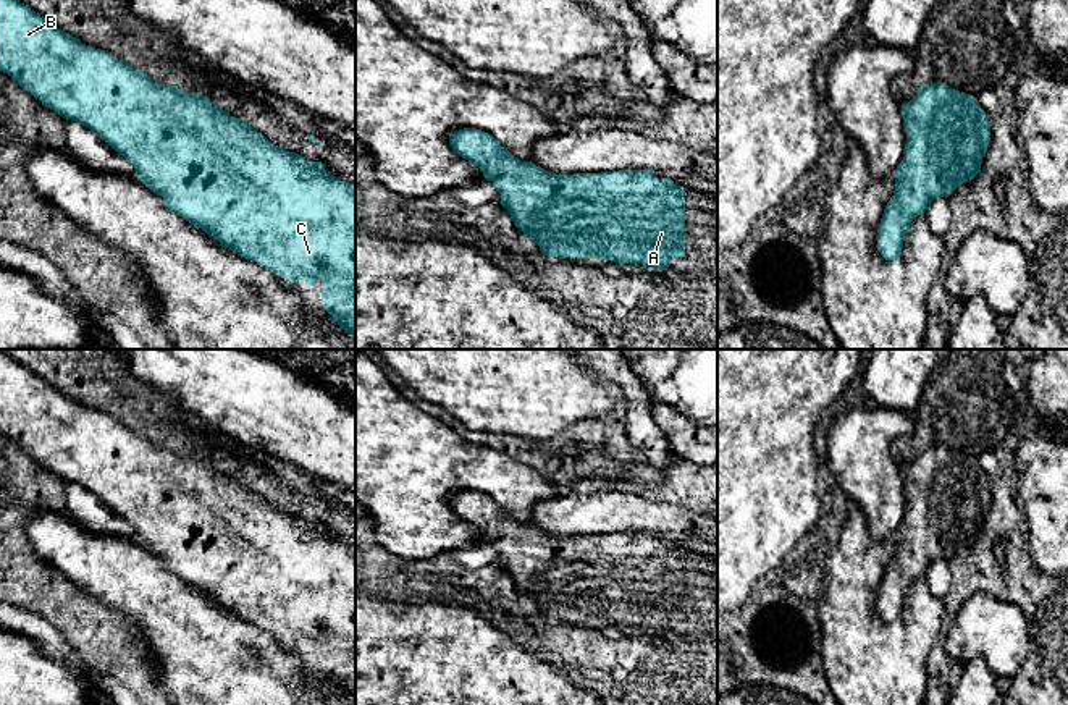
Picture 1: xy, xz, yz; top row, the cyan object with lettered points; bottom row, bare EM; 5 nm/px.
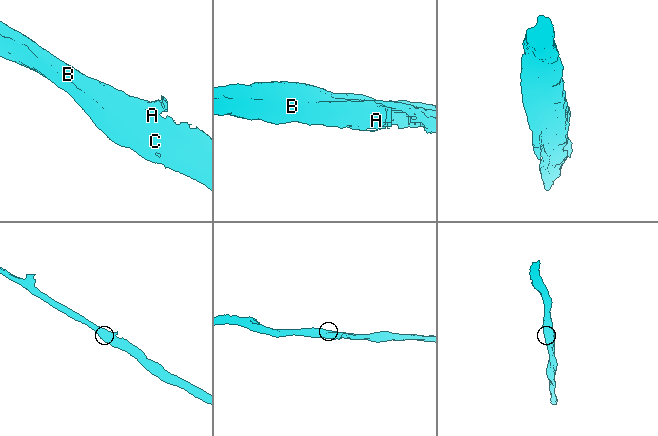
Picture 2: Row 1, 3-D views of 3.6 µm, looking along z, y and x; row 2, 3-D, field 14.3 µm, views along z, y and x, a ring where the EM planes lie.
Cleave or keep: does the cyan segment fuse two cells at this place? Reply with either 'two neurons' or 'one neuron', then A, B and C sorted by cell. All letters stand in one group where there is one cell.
one neuron | A B C

